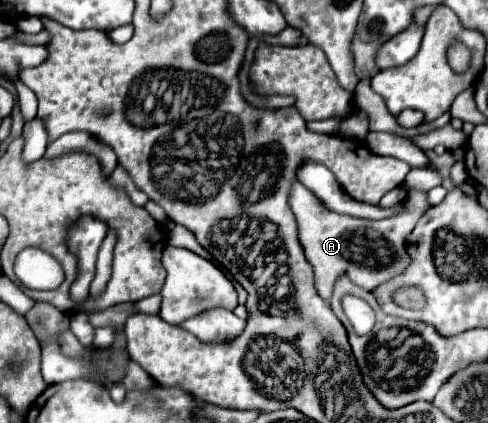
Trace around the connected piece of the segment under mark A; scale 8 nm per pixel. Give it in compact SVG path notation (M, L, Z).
M292 180L288 194L288 204L298 224L298 240L304 248L304 256L312 264L316 276L316 292L328 300L338 276L346 274L354 284L364 290L372 290L384 280L400 274L408 266L408 254L404 250L404 240L420 220L420 216L430 208L426 192L410 190L402 208L396 216L384 220L364 220L328 210L300 180Z

